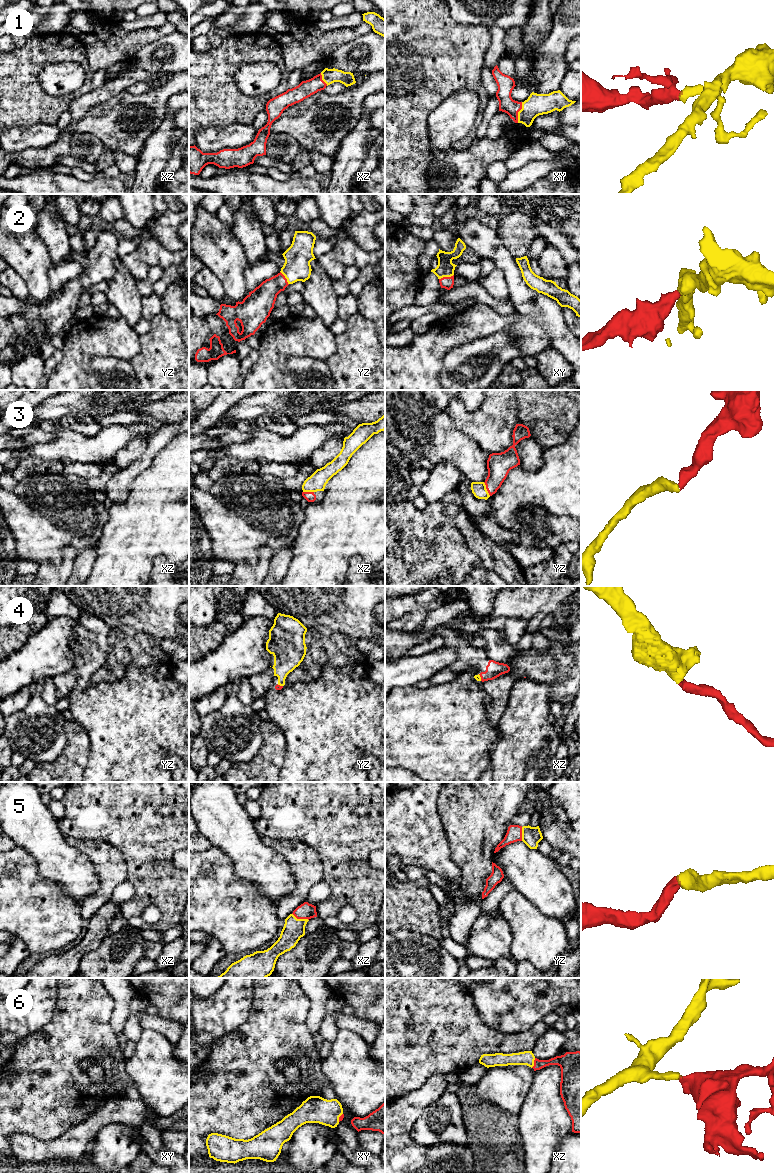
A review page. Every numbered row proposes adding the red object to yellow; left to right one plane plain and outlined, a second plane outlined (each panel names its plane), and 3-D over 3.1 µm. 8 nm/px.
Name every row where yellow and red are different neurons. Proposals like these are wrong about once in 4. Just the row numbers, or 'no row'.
no row

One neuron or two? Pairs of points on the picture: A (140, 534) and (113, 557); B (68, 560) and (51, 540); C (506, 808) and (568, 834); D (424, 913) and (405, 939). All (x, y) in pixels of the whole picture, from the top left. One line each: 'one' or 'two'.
A: one
B: two
C: two
D: two

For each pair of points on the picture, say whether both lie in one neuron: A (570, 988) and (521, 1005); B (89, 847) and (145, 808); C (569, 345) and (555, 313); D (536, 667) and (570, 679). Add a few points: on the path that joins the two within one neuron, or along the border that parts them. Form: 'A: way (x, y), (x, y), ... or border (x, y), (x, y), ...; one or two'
A: way (558, 988), (538, 988), (533, 993); one
B: border (76, 838), (100, 839), (110, 843), (120, 851); two
C: way (561, 338), (555, 326), (555, 321); one
D: way (544, 667), (553, 667), (562, 676); one

